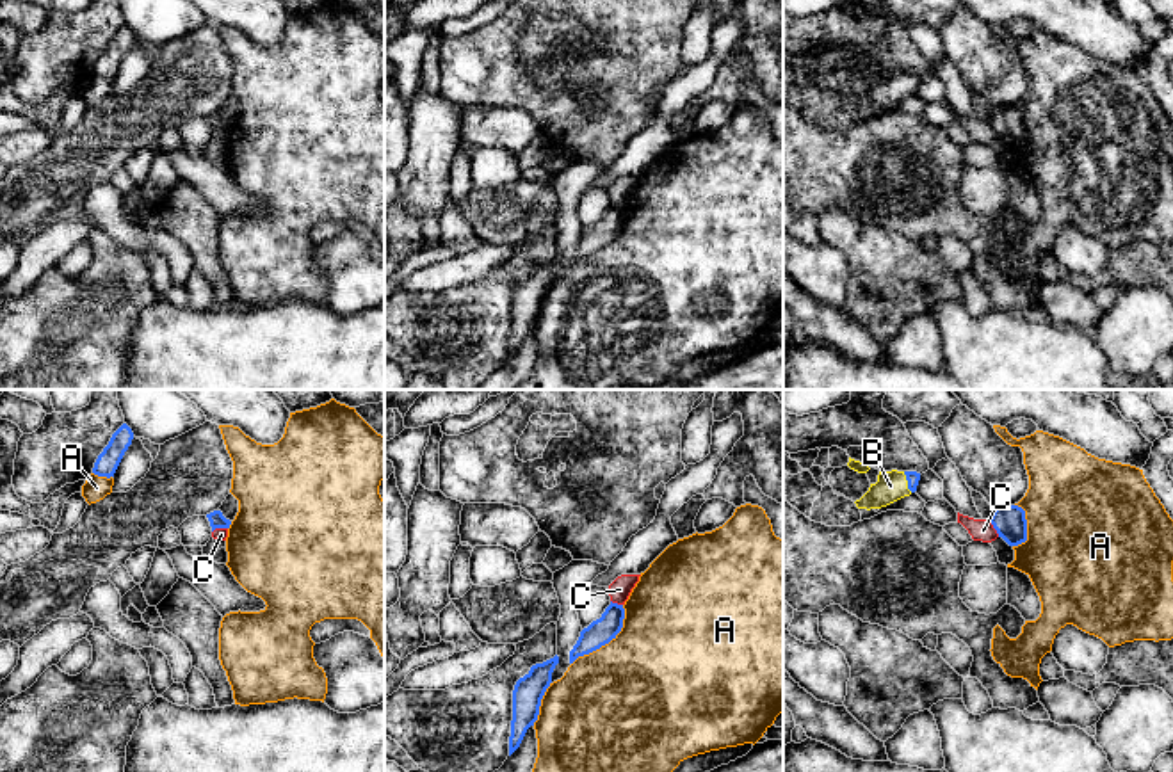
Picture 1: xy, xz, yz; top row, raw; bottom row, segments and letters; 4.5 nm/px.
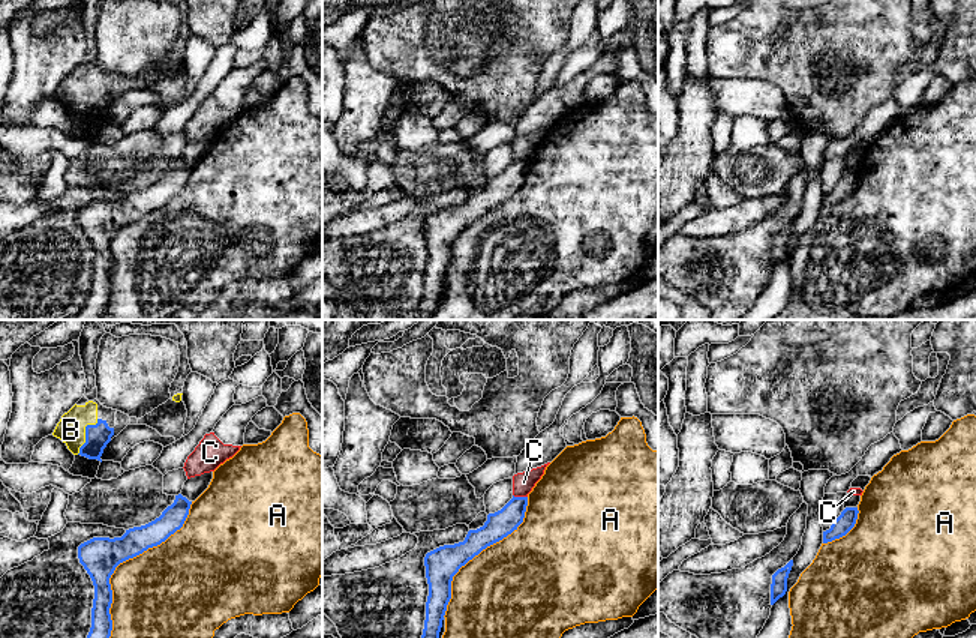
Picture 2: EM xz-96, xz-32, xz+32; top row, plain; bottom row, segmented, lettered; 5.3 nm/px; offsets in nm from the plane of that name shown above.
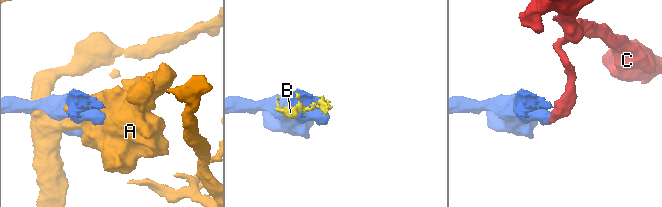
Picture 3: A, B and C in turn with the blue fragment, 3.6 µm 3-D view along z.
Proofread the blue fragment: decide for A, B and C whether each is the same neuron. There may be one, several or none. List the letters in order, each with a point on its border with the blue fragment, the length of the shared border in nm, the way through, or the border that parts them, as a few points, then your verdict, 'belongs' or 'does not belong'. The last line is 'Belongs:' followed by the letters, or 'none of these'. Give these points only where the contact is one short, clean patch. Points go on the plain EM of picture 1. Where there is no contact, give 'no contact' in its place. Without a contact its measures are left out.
A: xz (607, 244) | 360 nm | does not belong
B: yz (908, 84) | 100 nm | belongs
C: yz (994, 128) | 90 nm | along yz (988, 123), (999, 137) | does not belong
Belongs: B

